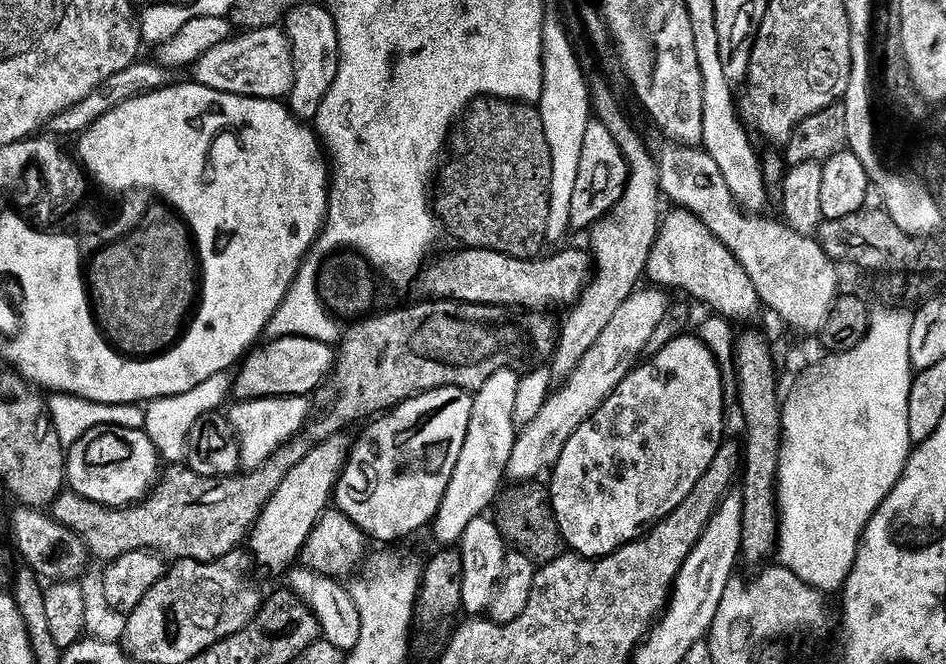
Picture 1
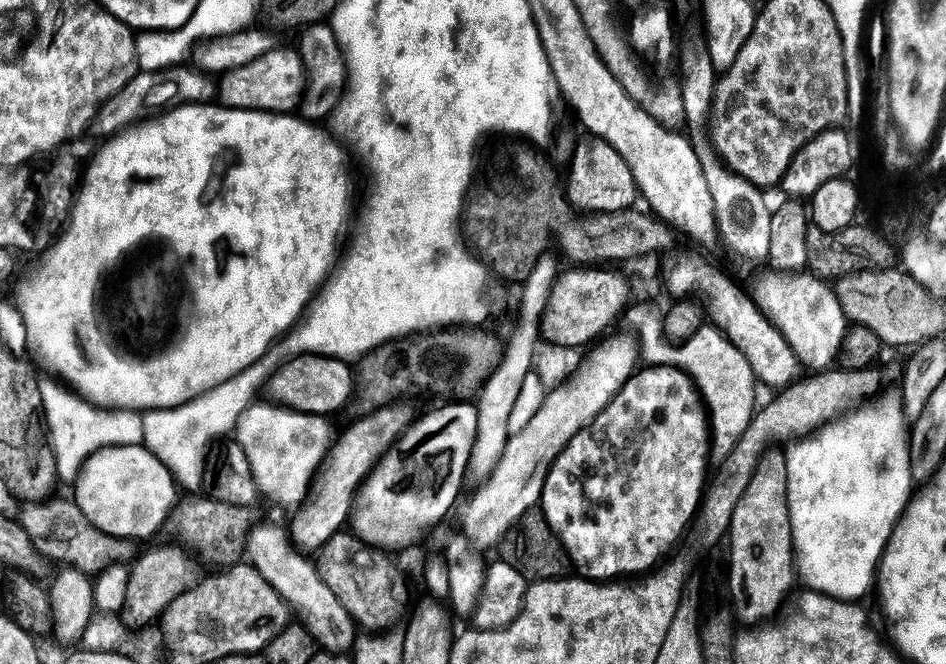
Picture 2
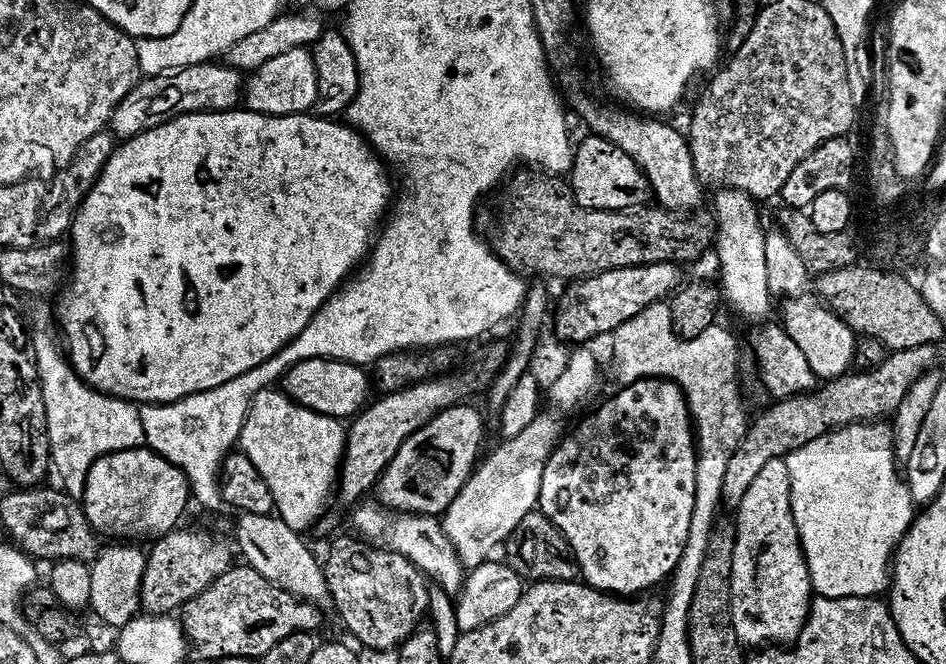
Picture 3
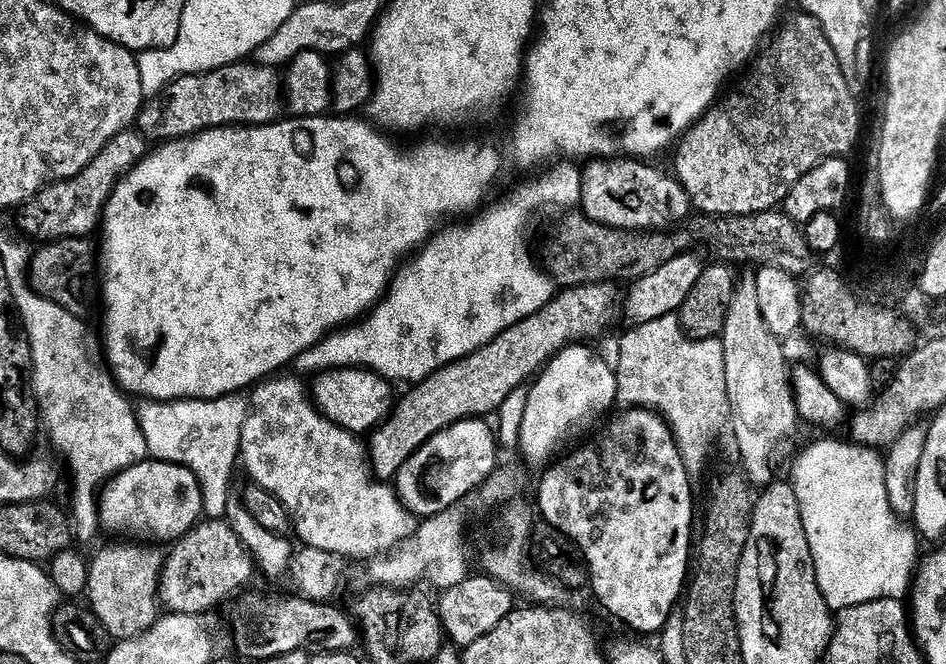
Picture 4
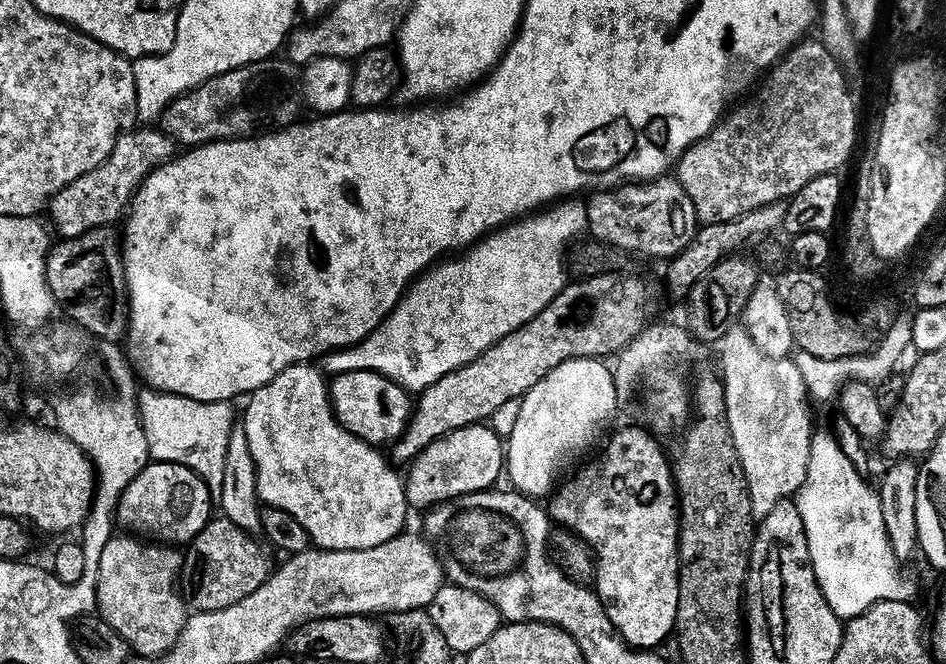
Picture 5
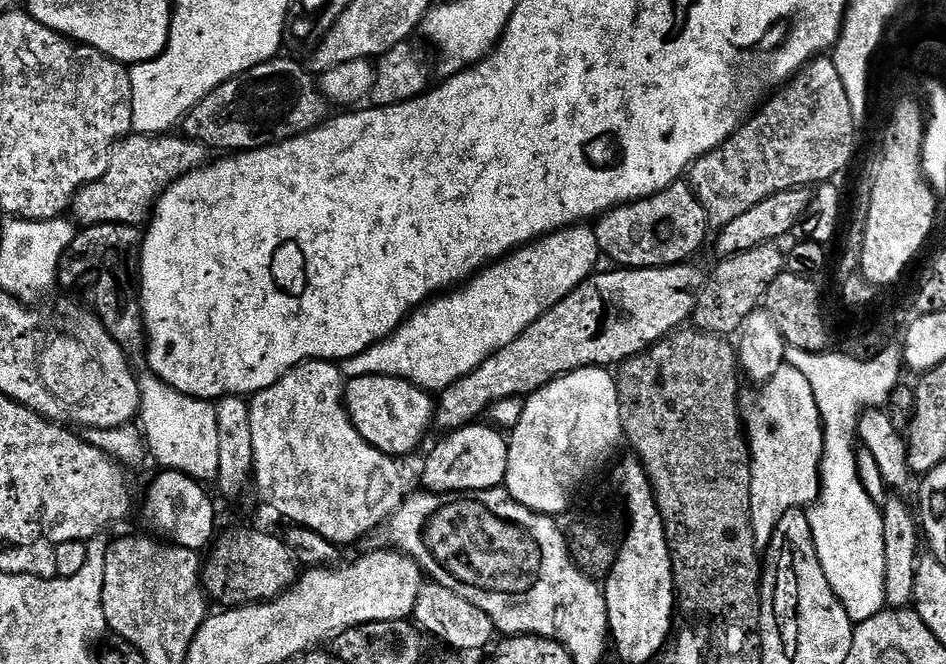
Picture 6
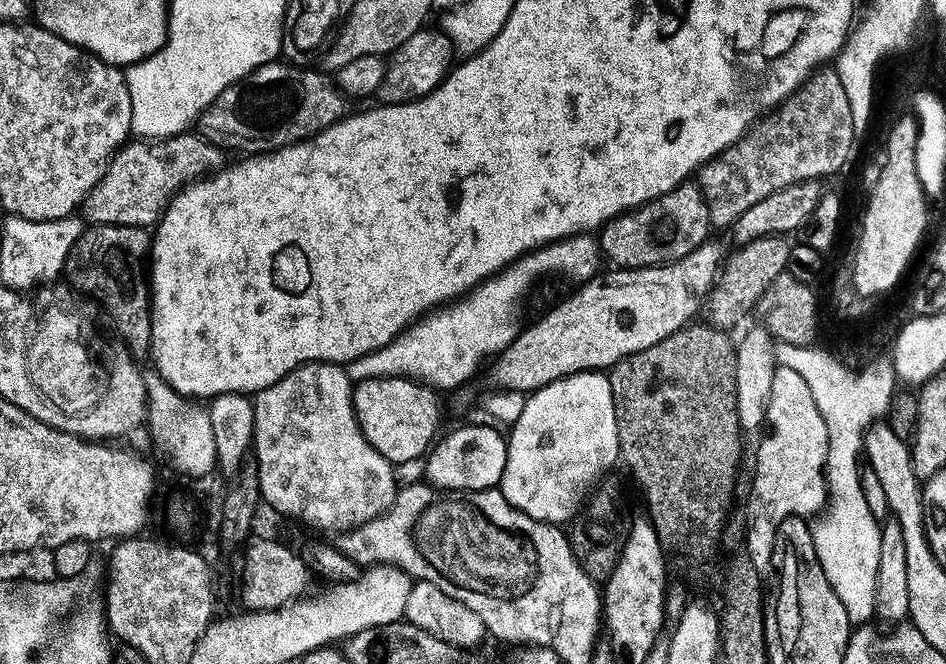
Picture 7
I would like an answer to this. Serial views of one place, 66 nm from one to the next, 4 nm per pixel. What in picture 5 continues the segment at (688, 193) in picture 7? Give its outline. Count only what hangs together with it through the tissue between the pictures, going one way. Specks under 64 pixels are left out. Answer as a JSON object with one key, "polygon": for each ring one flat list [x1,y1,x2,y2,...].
{"polygon":[[660,178,655,182,628,182,623,186,625,188,612,188,609,192,600,192,593,200,587,201,587,231,593,232,596,235,593,237,609,249,621,248,624,252,637,252,638,255,649,256,652,260,671,262,679,252,684,252,698,231,694,202,690,202,686,190,676,178]]}

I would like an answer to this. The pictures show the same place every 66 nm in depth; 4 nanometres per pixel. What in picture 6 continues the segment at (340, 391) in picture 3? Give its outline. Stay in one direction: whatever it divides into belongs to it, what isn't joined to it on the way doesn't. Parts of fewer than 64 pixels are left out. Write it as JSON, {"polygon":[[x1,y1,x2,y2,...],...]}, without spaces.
{"polygon":[[356,374,353,377,349,384,347,381,342,395,344,407,358,434,362,434,368,445,389,458,410,455,428,432,424,423,433,415,433,397,431,400,425,389,410,380,401,380,399,376]]}

